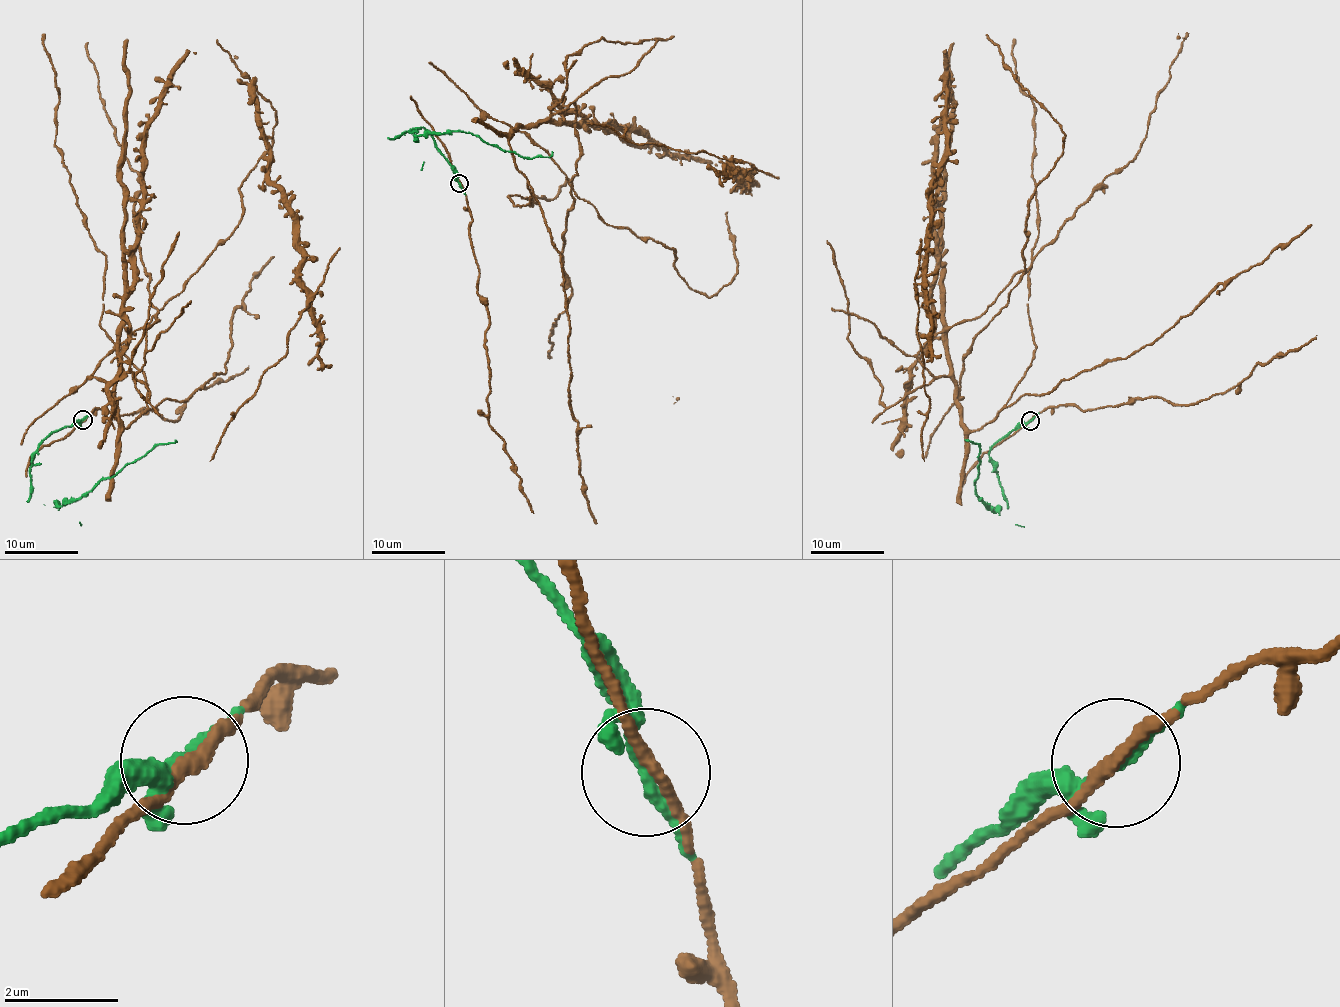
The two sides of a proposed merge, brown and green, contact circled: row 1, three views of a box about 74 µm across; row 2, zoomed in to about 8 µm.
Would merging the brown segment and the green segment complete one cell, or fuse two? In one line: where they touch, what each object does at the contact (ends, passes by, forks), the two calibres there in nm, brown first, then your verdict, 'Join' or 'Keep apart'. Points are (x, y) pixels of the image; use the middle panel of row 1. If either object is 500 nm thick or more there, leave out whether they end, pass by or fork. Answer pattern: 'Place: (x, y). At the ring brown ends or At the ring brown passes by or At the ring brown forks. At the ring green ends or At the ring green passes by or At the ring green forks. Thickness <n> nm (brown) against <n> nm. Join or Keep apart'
Place: (459, 183). At the ring brown passes by. At the ring green forks. Thickness 200 nm (brown) against 170 nm. Keep apart

